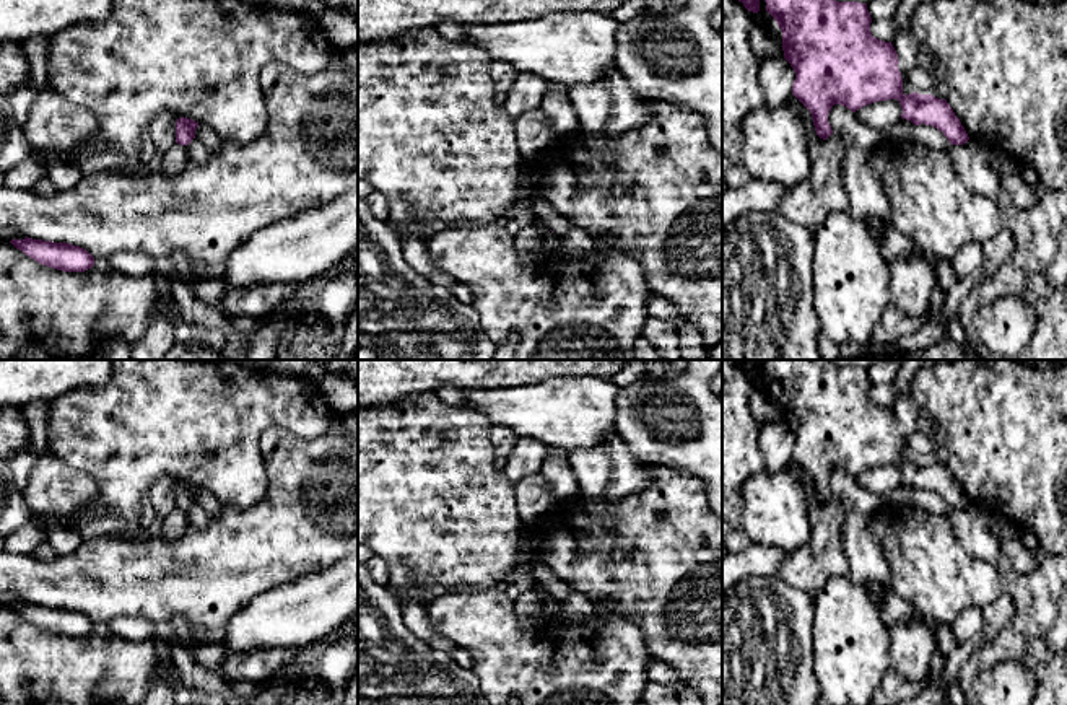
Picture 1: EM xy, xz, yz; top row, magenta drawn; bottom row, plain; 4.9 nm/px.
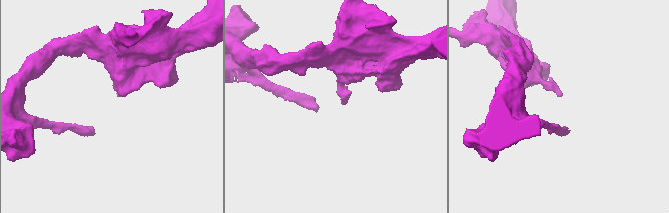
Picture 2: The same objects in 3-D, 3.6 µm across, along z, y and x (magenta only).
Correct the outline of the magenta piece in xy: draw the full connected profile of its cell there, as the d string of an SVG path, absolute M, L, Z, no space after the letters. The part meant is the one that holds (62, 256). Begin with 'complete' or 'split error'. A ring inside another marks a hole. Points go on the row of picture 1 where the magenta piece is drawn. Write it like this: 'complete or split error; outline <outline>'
complete; outline M28 236L10 243L36 262L57 270L85 272L94 265L94 257L86 249L68 243L52 243Z

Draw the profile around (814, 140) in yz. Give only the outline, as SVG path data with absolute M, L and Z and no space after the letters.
M790 94L787 99L795 104L800 119L807 125L807 145L810 153L813 153L825 140L817 135L810 111L794 94Z

